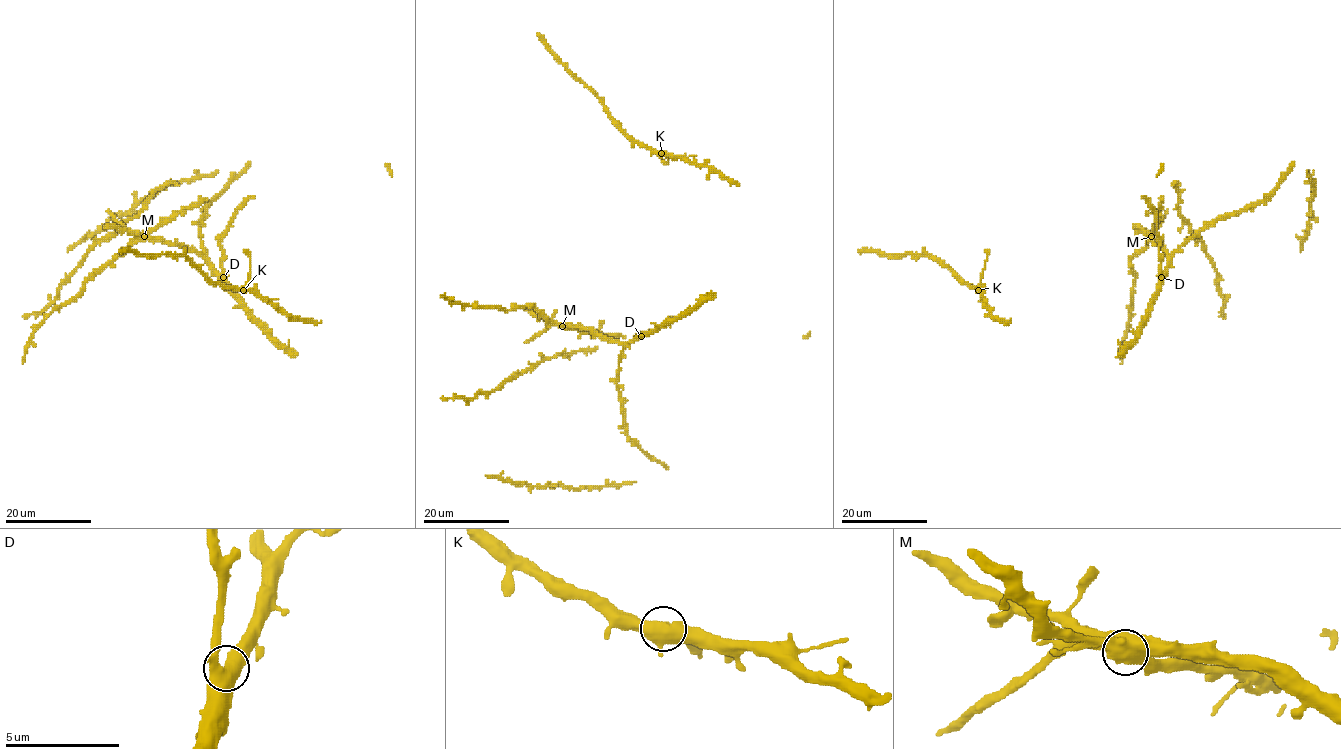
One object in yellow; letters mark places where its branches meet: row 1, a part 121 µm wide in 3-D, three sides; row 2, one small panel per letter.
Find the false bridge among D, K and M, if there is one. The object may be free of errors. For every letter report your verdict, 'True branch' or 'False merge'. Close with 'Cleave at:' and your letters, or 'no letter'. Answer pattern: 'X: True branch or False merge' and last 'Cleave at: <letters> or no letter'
D: True branch
K: True branch
M: False merge
Cleave at: M

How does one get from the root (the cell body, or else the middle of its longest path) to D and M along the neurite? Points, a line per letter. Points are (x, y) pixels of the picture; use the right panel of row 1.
D: (1147, 317), (1149, 301), (1161, 277)
M: (1147, 317), (1149, 301), (1168, 262), (1167, 254), (1151, 236)

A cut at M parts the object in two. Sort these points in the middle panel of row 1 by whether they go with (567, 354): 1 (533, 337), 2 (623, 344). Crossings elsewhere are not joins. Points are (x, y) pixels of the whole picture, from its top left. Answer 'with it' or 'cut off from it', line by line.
1: cut off from it
2: cut off from it

